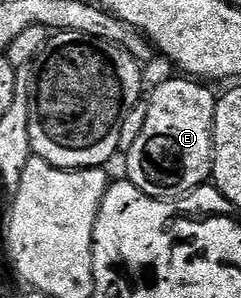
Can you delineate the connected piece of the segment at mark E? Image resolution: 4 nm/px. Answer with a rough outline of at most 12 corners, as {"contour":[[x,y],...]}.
{"contour":[[187,77],[147,99],[127,181],[175,200],[212,176],[217,95]]}

